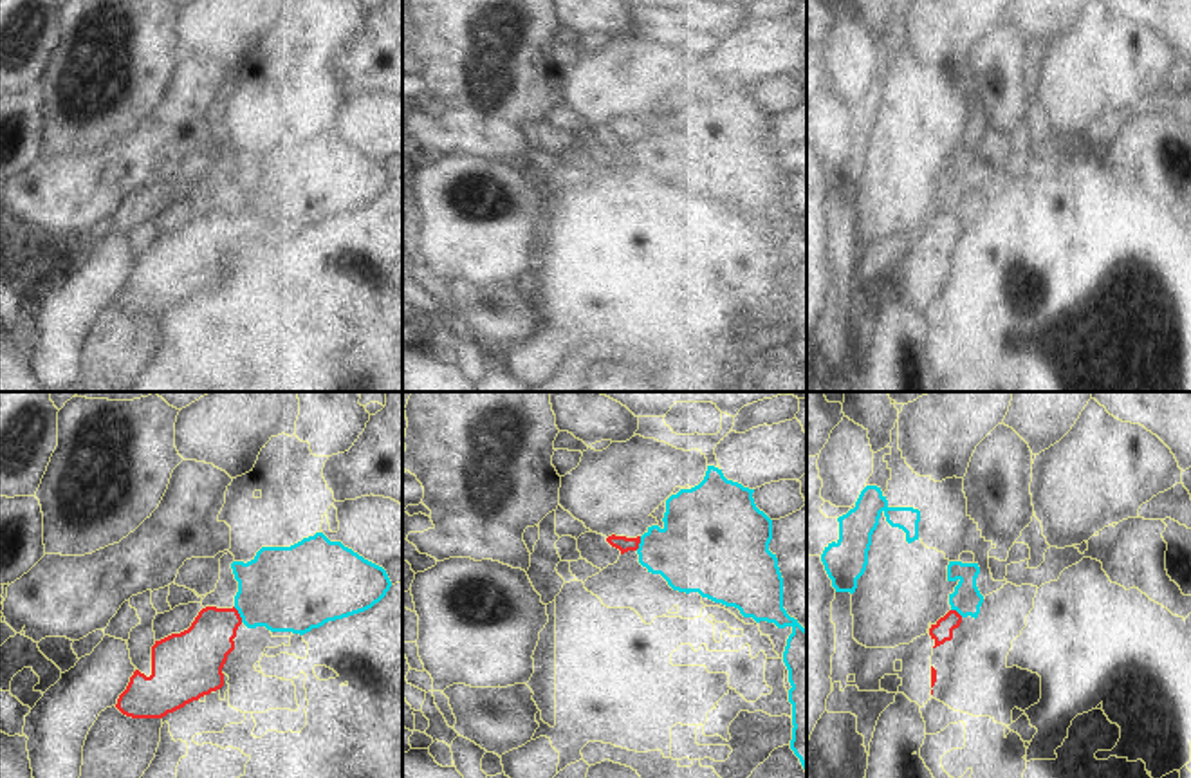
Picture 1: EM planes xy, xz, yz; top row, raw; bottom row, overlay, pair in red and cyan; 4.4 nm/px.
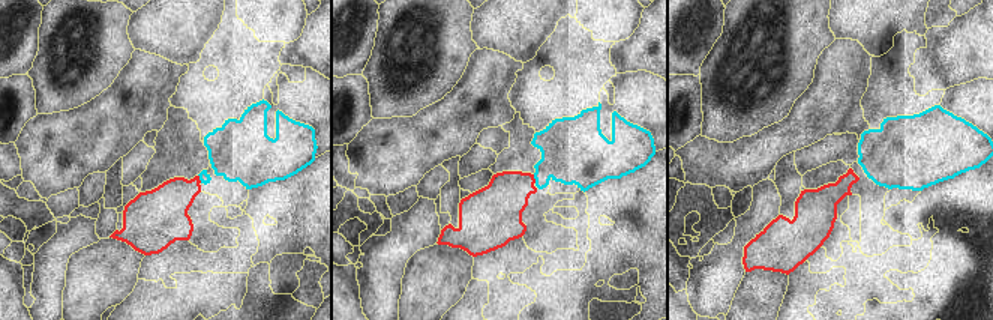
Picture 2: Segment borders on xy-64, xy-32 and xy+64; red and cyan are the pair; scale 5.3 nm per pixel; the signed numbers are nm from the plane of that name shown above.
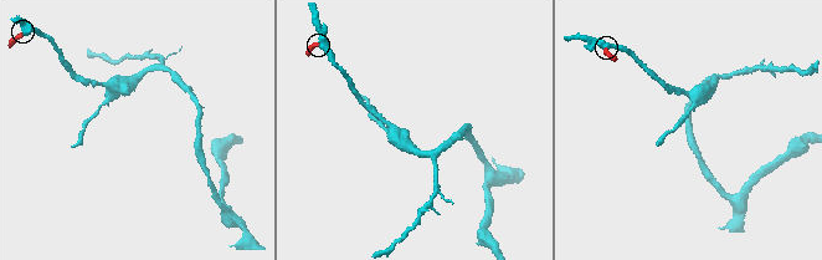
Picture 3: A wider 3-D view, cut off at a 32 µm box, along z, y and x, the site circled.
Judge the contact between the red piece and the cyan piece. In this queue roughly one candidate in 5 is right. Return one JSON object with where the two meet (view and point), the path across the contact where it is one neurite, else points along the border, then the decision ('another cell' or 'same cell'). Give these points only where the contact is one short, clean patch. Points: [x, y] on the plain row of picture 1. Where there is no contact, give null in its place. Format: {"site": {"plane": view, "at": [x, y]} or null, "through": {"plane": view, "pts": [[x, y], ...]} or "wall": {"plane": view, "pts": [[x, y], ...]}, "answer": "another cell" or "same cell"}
{"site": {"plane": "xy", "at": [239, 210]}, "wall": {"plane": "xy", "pts": [[233, 203], [242, 217]]}, "answer": "another cell"}

